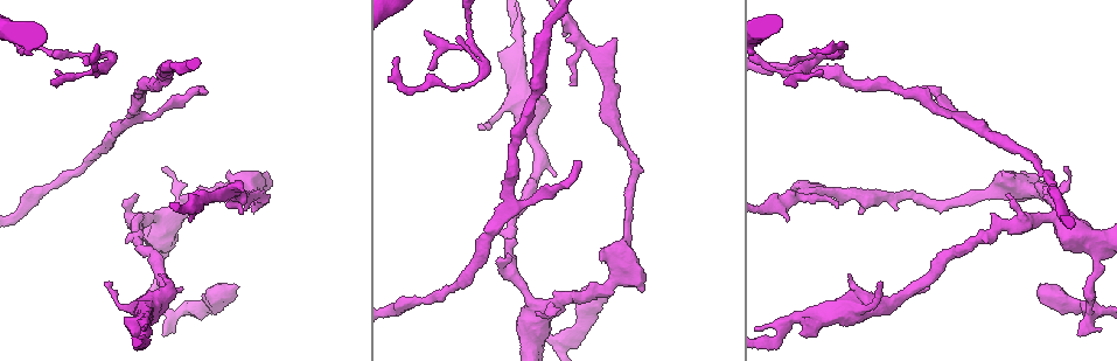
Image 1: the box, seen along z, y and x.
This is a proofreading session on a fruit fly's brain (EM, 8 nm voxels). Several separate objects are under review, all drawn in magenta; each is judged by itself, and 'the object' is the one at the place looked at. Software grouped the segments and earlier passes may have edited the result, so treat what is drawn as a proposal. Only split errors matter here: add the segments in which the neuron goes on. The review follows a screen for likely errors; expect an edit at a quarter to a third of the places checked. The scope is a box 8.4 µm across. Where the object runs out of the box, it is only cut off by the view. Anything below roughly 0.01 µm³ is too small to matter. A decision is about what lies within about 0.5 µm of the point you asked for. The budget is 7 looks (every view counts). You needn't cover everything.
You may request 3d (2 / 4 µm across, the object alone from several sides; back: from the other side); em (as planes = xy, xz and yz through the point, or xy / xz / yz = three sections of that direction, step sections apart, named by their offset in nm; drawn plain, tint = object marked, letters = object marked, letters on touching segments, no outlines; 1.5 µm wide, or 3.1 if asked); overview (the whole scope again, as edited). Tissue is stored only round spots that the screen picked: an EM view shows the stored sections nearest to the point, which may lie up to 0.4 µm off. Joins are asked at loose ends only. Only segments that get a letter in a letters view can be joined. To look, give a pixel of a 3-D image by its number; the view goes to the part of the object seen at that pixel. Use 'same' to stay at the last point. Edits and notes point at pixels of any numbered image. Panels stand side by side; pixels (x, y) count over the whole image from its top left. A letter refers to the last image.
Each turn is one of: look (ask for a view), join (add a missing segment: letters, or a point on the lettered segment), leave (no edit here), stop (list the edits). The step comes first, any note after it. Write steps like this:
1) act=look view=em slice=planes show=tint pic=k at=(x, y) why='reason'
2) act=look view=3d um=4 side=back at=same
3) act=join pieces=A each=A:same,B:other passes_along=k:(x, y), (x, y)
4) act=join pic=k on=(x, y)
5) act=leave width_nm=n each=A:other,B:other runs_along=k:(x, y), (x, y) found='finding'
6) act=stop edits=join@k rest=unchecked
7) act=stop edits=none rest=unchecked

act=look view=em slice=planes show=letters pic=1 at=(162, 274) why='thick end'

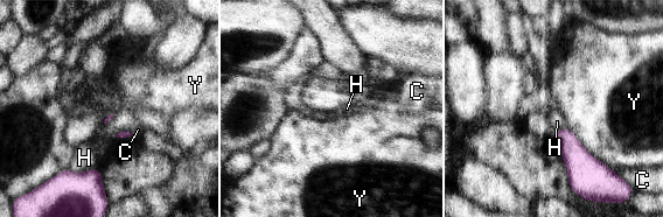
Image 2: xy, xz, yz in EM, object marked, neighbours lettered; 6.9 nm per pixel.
act=leave longest_contact=Y:400nm each=C:other,H:other,Y:other border=2:(567, 127), (592, 155), (609, 168) found='no lettered segment goes on from it'

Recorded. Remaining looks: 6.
act=look view=3d um=2 pic=1 at=(580, 160) why='free end'

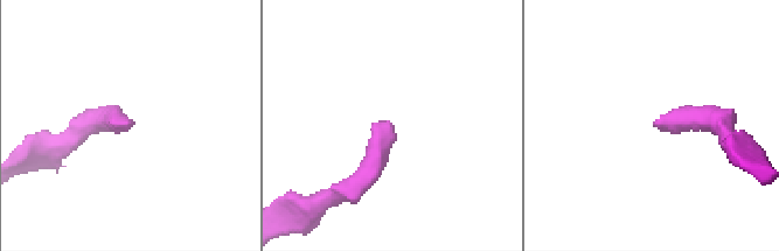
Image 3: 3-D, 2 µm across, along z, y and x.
act=look view=em slice=xz step=4 show=tint pic=3 at=(129, 126)

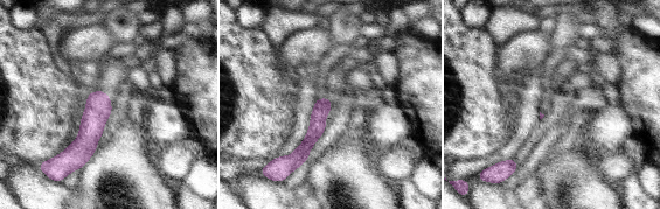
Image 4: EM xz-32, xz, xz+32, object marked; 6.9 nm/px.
act=look view=em slice=planes show=letters at=same

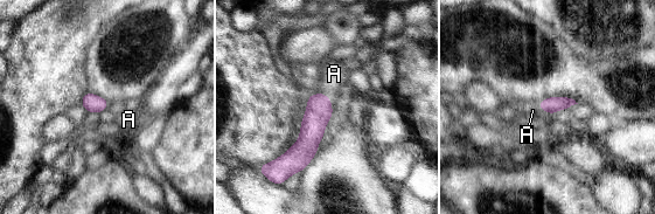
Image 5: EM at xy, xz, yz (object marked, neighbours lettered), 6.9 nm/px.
act=join pieces=A width_nm=110 longest_contact=A:160nm each=A:same found='the neuron continues'

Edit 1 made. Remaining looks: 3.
act=look view=em slice=xz step=8 show=letters pic=1 at=(425, 31) why='tapers out'

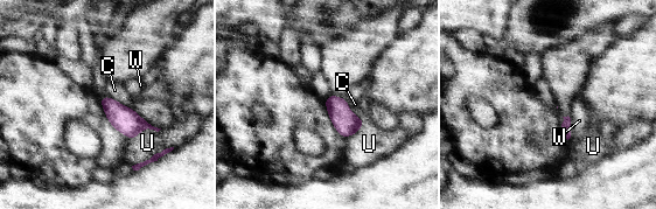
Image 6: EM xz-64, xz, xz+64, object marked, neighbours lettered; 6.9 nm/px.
act=leave each=C:other,U:other,W:other border=6:(106, 95), (130, 108) found='none of them fits'

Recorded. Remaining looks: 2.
act=stop edits=join@5 rest=unchecked

